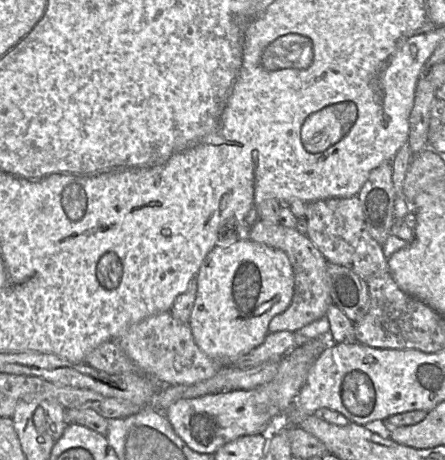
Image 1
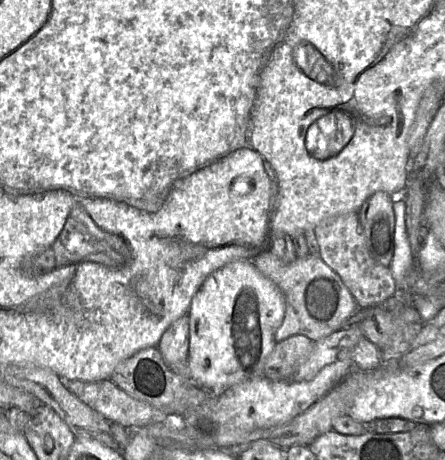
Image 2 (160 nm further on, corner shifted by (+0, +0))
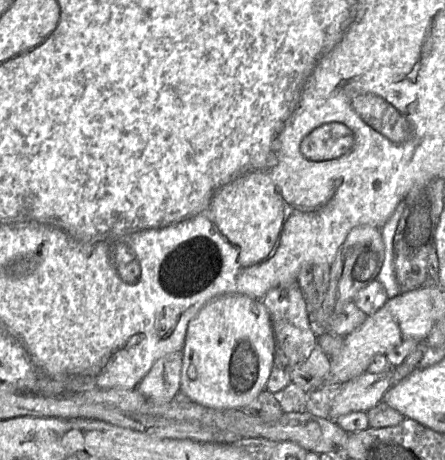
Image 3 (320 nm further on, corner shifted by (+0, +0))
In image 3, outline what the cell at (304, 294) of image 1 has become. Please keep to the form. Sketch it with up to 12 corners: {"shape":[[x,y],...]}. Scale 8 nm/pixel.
{"shape":[[354,301],[338,312],[323,308],[308,314],[317,337],[345,337],[361,326],[367,315]]}

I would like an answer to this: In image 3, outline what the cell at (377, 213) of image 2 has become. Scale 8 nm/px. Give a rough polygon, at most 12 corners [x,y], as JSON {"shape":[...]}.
{"shape":[[380,228],[351,229],[330,265],[323,308],[338,312],[377,278]]}

